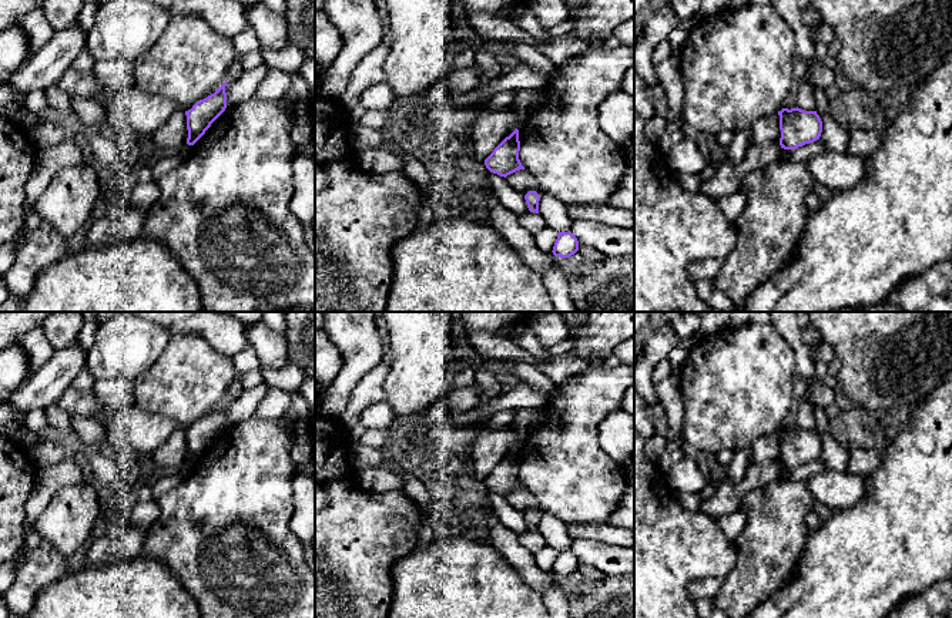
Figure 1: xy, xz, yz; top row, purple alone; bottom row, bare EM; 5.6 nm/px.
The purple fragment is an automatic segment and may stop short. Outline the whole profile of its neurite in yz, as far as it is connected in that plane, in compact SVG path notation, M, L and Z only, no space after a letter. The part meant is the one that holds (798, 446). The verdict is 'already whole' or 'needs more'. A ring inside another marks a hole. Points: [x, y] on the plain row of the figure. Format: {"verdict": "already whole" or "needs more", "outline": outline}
{"verdict": "already whole", "outline": "M782 427L778 430L781 457L780 464L784 468L795 468L805 463L819 459L822 440L817 430L804 430L801 427Z"}

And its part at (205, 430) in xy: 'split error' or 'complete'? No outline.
complete

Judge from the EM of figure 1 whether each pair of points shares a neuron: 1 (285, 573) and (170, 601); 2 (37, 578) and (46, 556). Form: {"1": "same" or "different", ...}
{"1": "different", "2": "same"}

